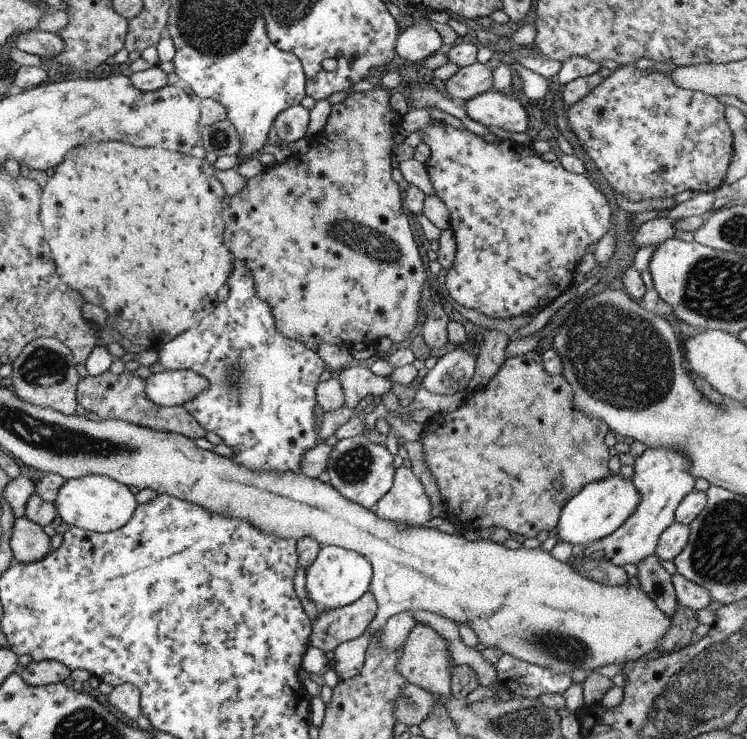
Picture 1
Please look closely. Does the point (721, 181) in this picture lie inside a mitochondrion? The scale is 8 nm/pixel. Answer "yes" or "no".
no

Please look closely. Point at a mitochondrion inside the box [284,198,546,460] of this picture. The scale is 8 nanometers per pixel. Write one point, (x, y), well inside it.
(379, 248)

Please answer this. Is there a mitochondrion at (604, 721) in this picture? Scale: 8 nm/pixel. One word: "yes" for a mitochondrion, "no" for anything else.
no

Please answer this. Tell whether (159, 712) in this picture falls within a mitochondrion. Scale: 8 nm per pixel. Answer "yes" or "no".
no

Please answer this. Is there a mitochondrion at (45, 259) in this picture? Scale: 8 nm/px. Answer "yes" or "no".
no

